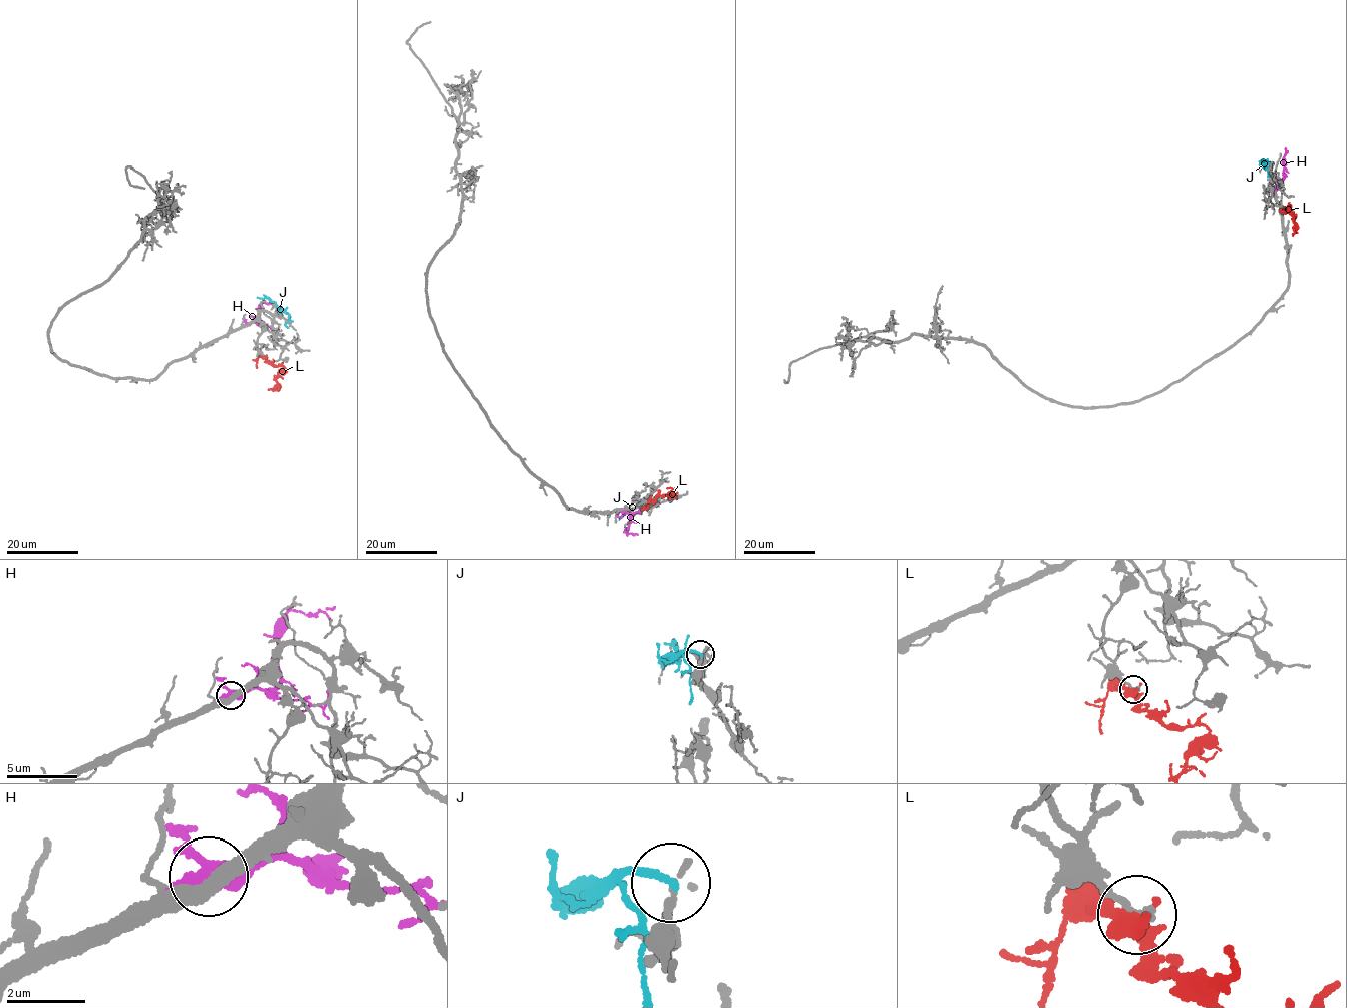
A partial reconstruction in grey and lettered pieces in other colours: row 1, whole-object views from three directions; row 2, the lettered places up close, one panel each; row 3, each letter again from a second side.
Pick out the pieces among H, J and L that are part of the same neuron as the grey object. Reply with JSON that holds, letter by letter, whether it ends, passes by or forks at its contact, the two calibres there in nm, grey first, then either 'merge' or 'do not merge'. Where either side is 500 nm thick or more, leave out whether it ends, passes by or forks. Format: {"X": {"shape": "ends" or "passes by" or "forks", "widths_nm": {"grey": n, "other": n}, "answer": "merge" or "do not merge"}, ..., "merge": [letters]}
{"H": {"shape": "passes by", "widths_nm": {"grey": 400, "other": 460}, "answer": "do not merge"}, "J": {"shape": "ends", "widths_nm": {"grey": 190, "other": 200}, "answer": "do not merge"}, "L": {"shape": "passes by", "widths_nm": {"grey": 200, "other": 480}, "answer": "do not merge"}, "merge": []}

